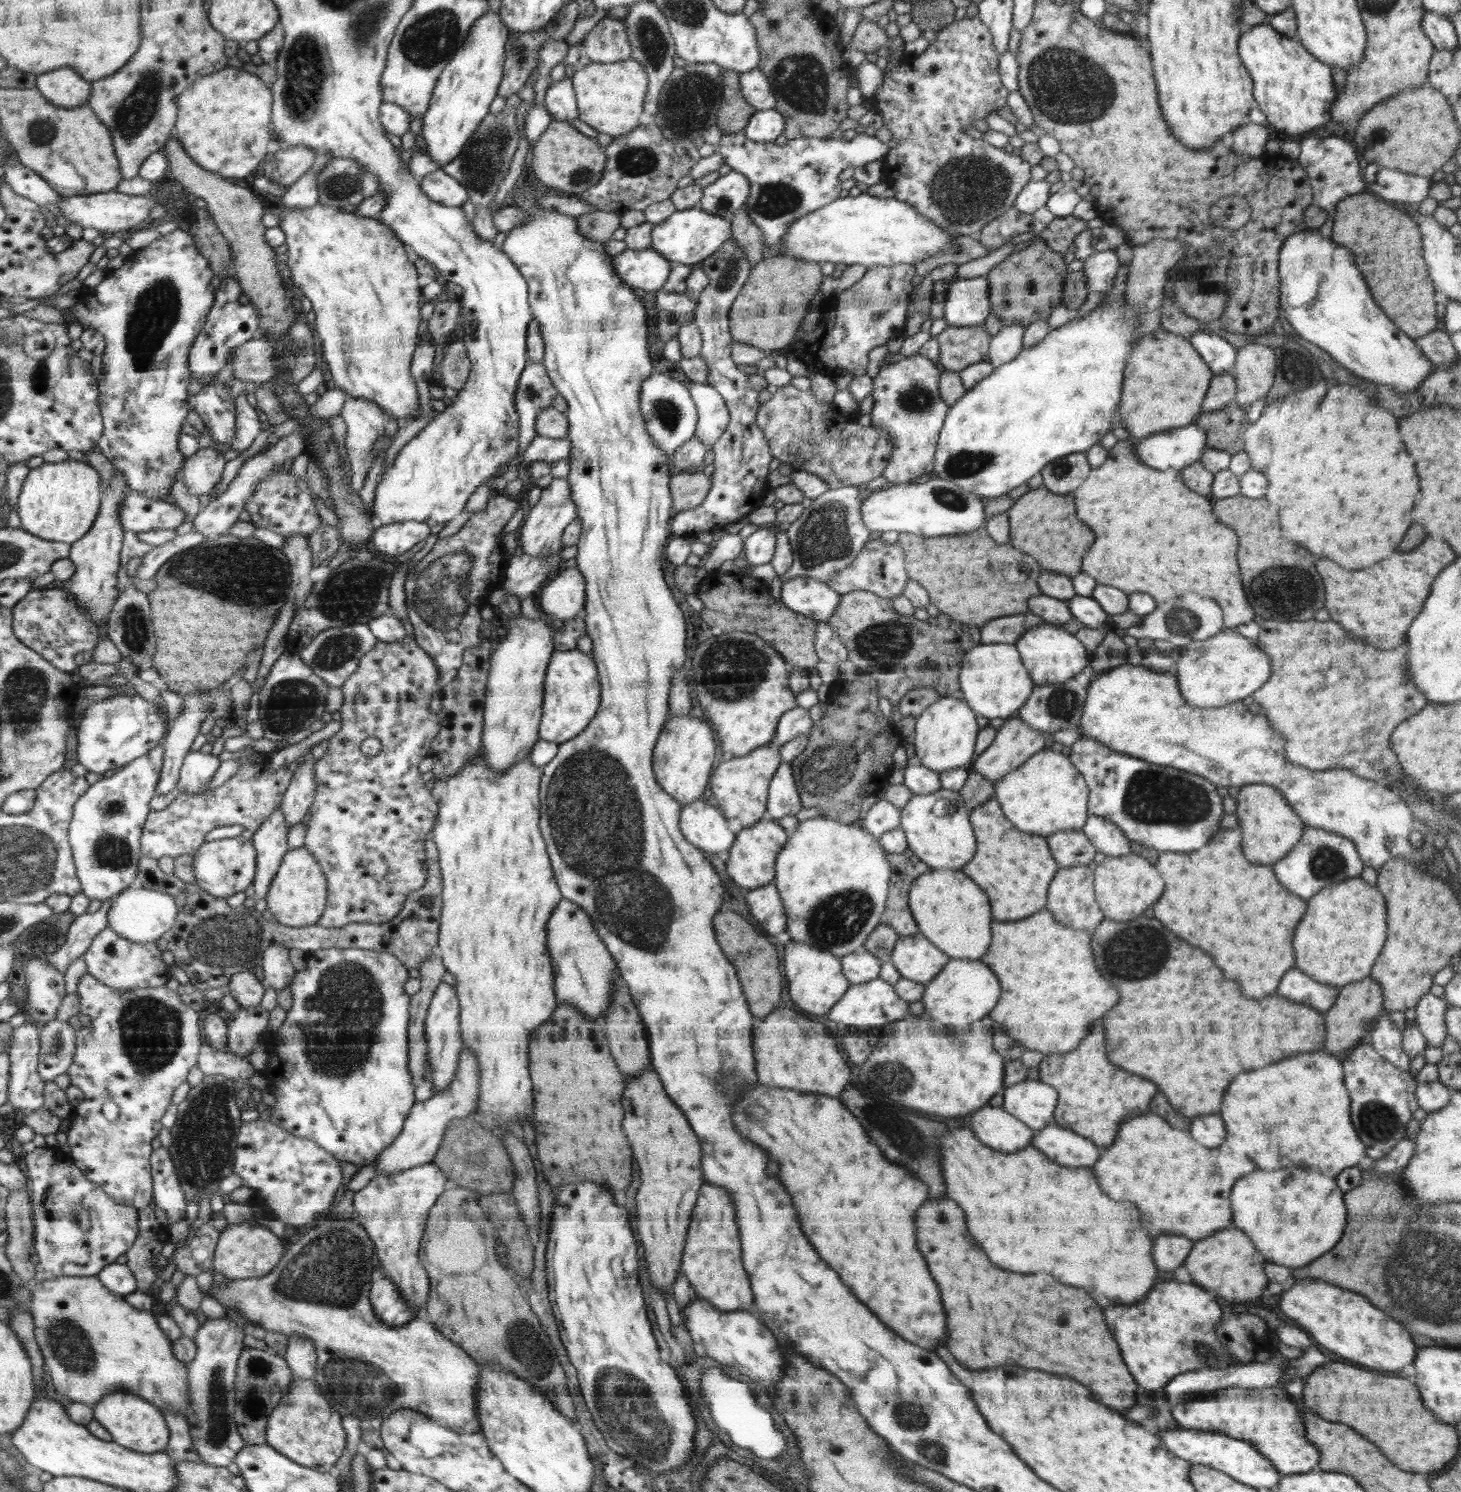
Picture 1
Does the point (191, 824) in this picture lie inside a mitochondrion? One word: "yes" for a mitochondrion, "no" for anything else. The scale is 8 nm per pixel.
no

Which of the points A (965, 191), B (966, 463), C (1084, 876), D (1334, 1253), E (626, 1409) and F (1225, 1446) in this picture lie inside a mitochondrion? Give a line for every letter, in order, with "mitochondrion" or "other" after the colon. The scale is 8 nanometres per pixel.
A: mitochondrion
B: mitochondrion
C: other
D: other
E: mitochondrion
F: other

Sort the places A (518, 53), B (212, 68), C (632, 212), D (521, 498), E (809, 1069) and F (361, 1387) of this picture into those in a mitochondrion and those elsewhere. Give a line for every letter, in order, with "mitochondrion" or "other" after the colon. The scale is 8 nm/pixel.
A: mitochondrion
B: other
C: other
D: other
E: other
F: mitochondrion

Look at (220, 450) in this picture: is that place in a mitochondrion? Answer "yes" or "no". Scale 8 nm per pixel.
no

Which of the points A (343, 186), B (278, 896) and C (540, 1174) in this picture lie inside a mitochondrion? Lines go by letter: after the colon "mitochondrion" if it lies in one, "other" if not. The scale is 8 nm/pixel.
A: mitochondrion
B: other
C: other

